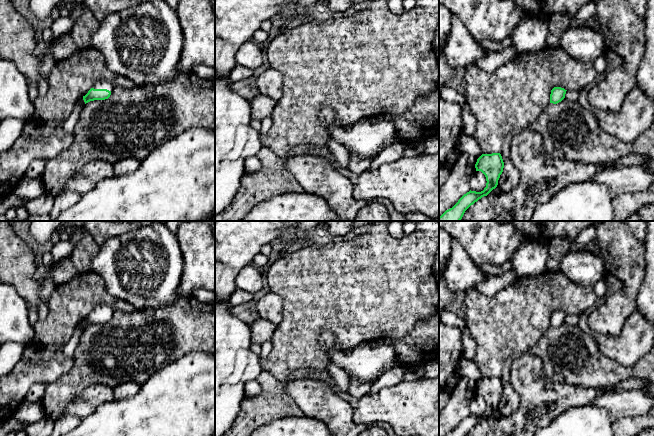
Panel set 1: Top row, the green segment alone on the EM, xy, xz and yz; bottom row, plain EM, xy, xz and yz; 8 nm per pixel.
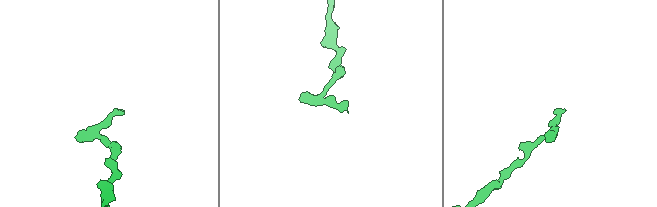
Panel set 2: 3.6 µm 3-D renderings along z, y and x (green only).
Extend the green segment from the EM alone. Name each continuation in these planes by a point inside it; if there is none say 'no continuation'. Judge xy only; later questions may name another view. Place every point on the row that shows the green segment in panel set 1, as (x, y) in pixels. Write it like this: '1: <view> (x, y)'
1: xy (103, 84)

